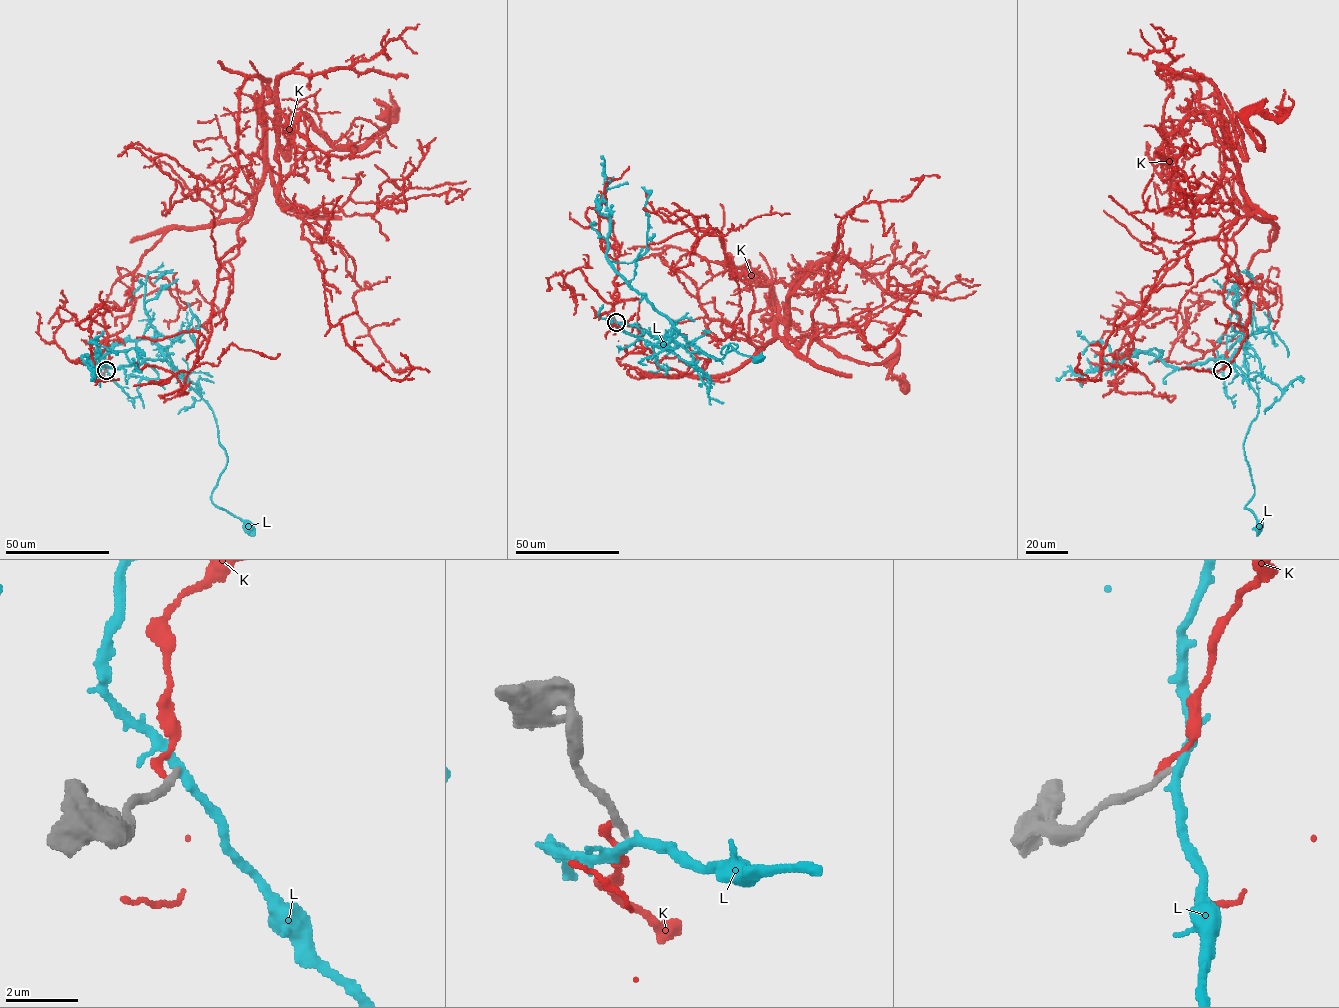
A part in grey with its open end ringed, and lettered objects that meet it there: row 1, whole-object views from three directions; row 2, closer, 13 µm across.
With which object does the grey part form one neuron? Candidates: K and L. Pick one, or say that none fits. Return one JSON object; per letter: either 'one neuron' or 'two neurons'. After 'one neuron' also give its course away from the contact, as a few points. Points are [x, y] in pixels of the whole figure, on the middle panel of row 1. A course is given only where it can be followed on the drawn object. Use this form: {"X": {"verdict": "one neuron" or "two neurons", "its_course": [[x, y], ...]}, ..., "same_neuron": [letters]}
{"K": {"verdict": "two neurons"}, "L": {"verdict": "two neurons"}, "same_neuron": []}

